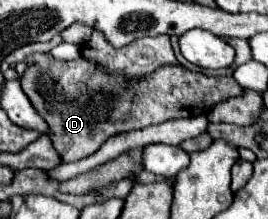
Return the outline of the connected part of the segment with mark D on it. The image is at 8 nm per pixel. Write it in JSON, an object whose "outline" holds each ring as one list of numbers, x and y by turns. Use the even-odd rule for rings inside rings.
{"outline":[[33,53,25,59,25,63,27,69,19,79,21,89,31,99,31,105,35,105,35,111,47,121,49,139,65,163,93,155,109,137,123,131,157,125,167,119,207,113,223,101,223,91,225,99,241,97,245,91,233,77,207,77,203,73,193,73,181,65,163,65,143,81,123,81,123,77,115,77,115,73,103,73,95,61,87,61,85,57,79,57,75,61,59,61,49,53]]}

